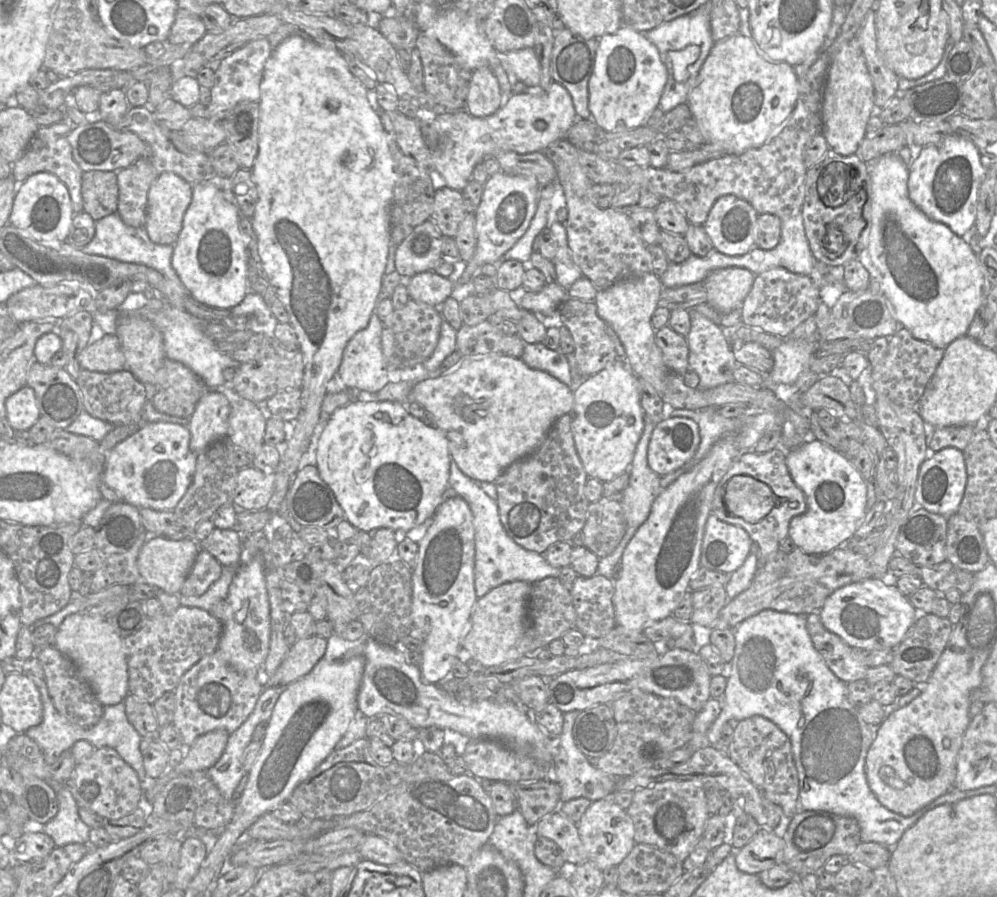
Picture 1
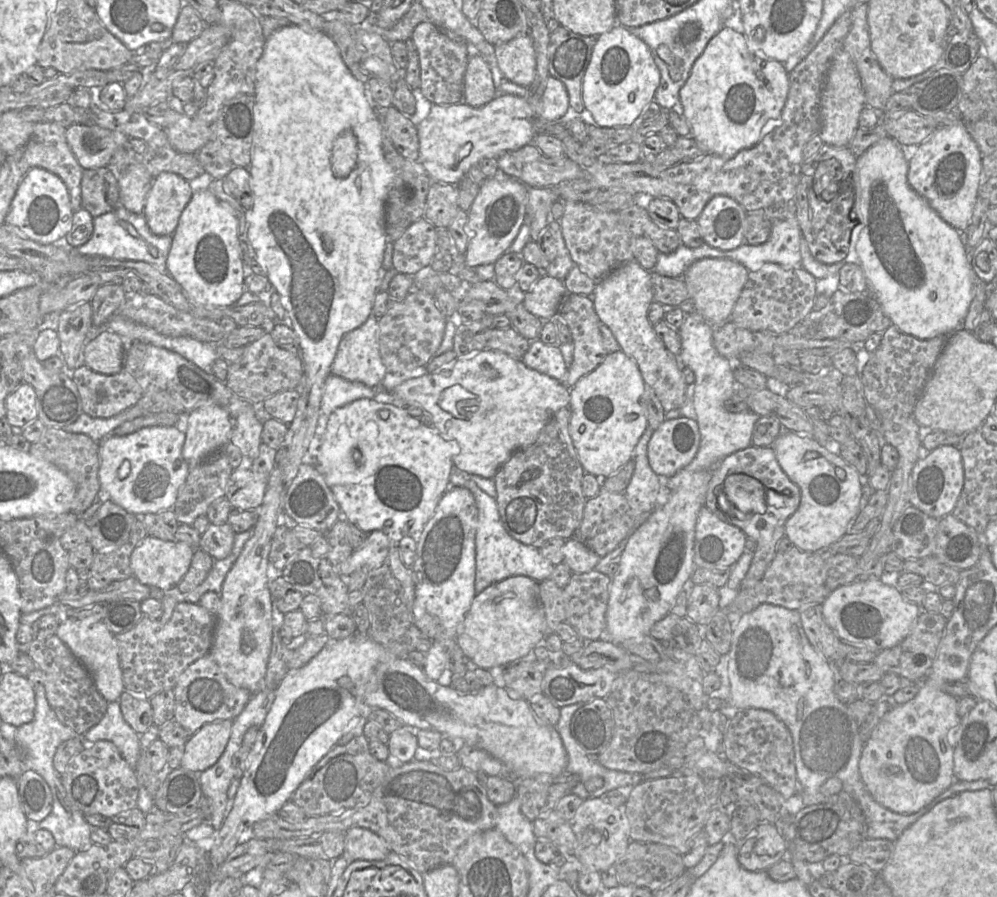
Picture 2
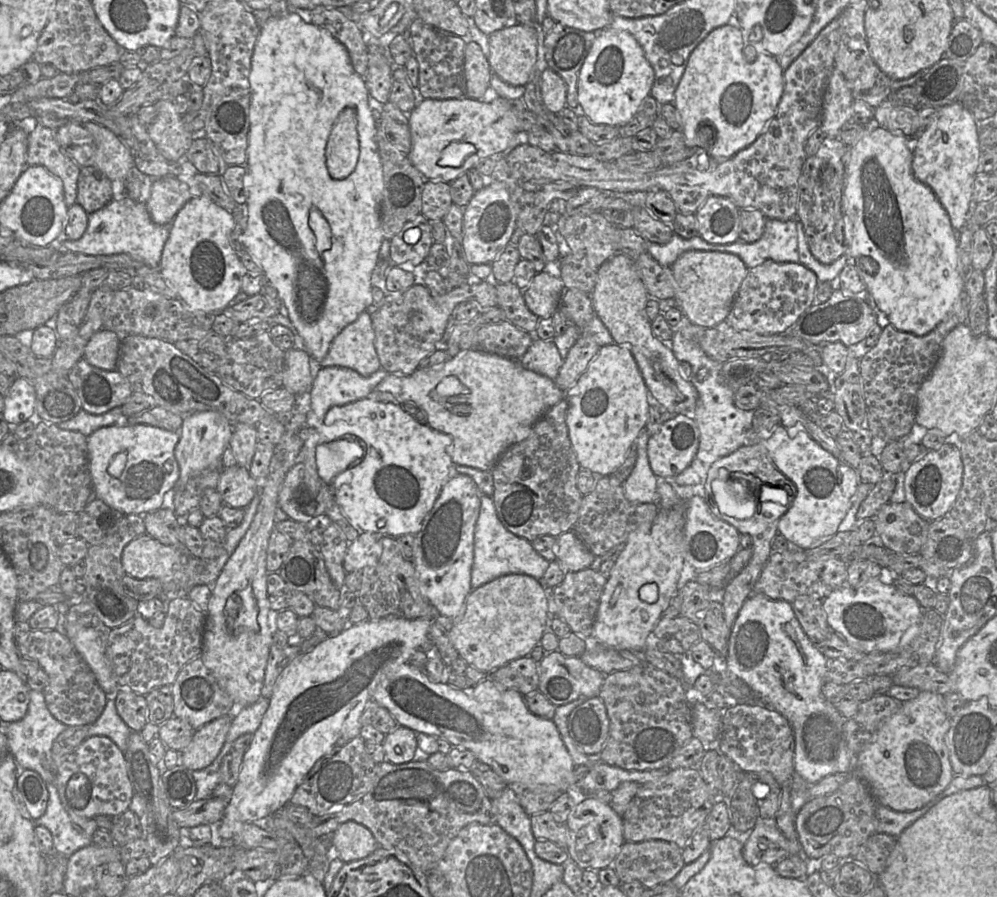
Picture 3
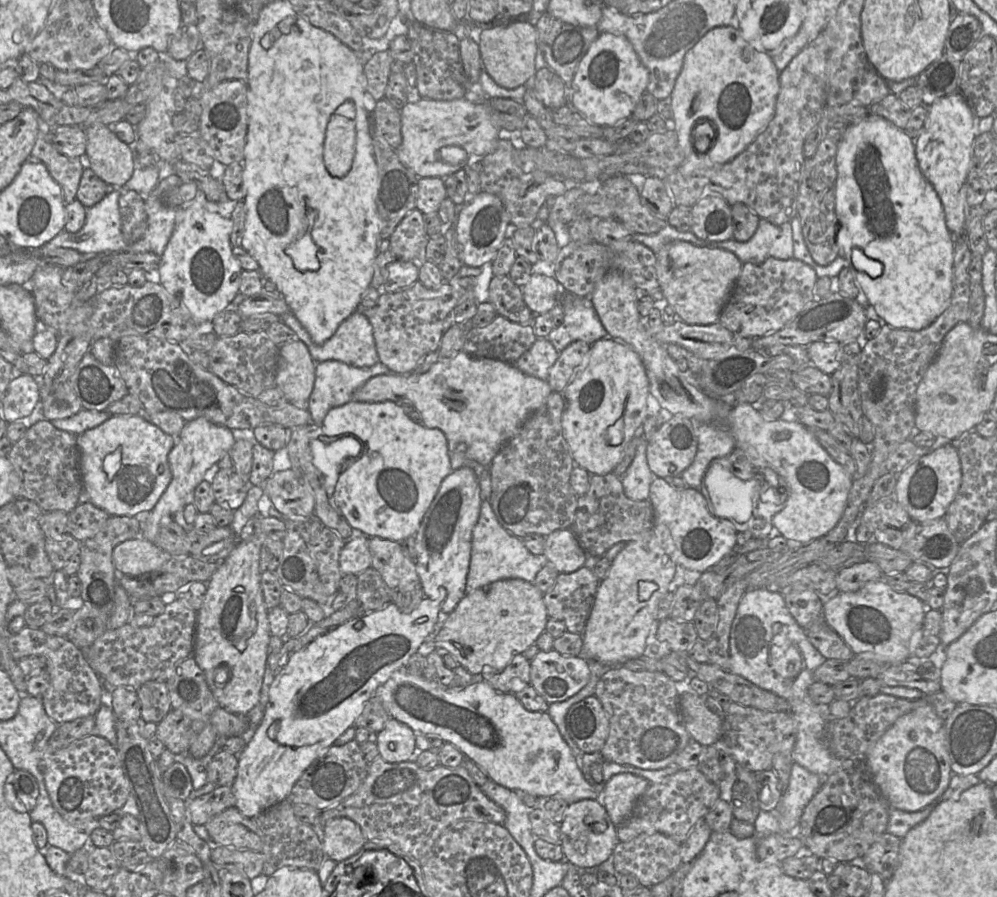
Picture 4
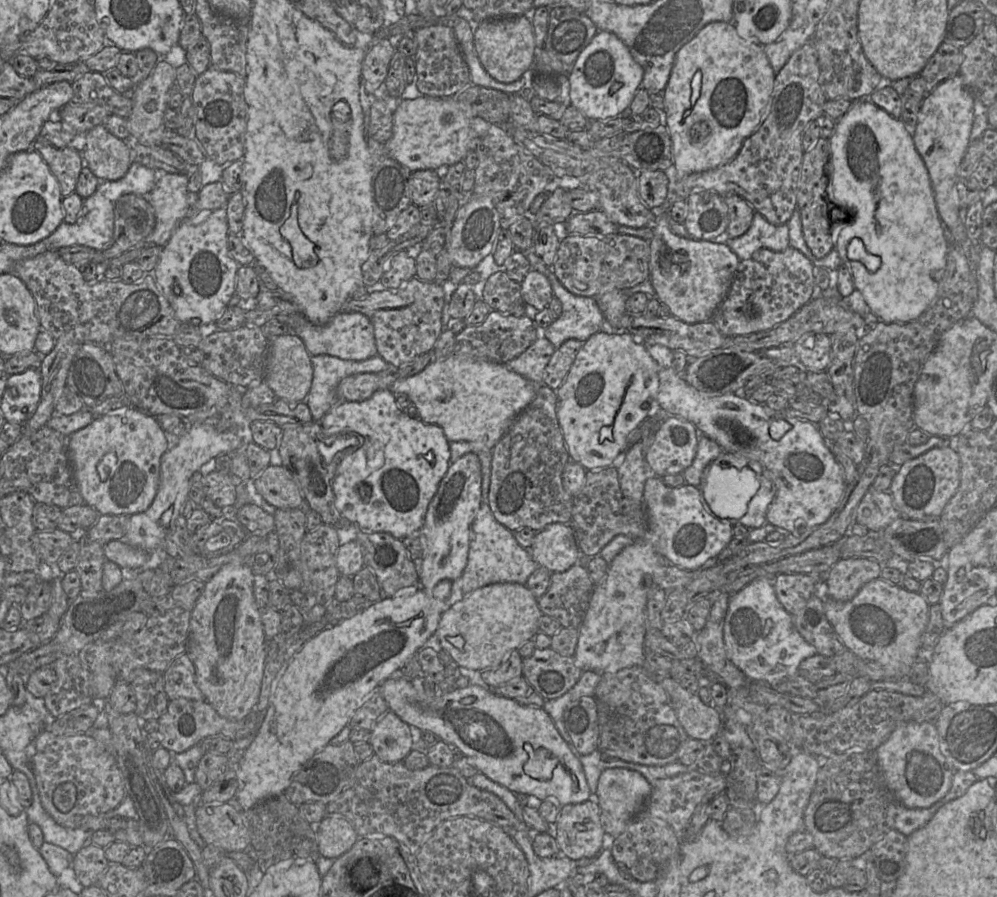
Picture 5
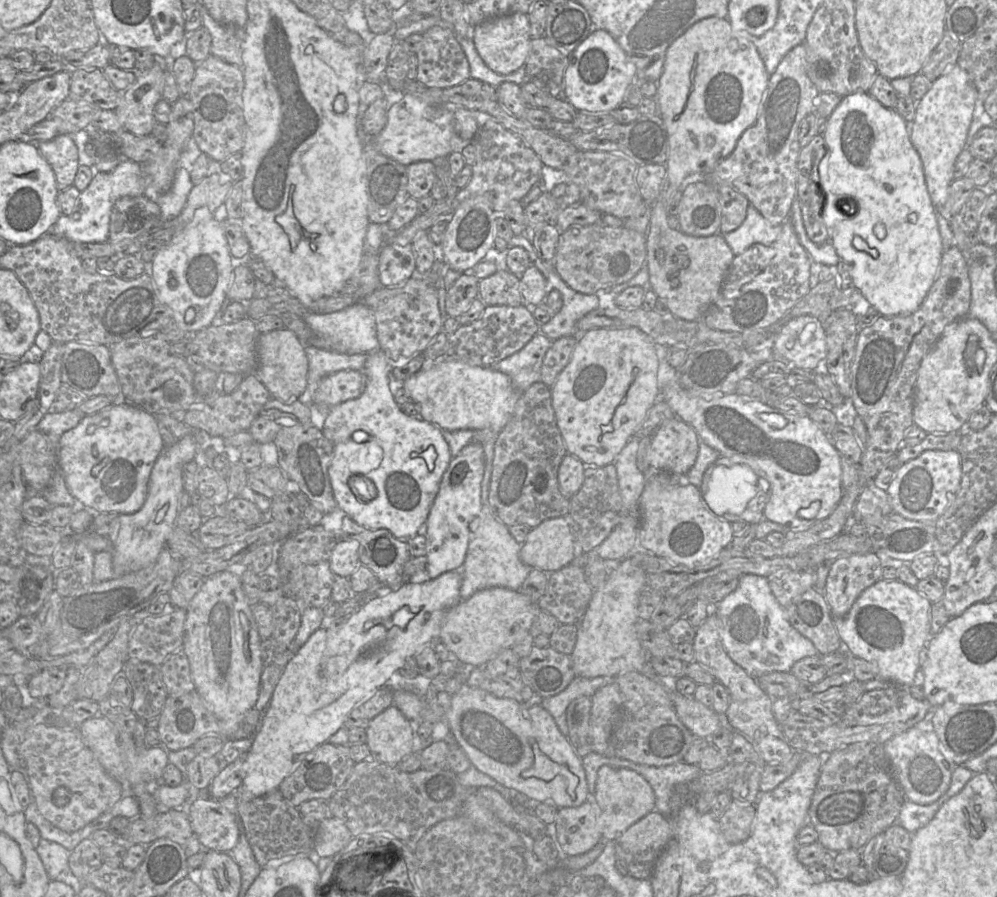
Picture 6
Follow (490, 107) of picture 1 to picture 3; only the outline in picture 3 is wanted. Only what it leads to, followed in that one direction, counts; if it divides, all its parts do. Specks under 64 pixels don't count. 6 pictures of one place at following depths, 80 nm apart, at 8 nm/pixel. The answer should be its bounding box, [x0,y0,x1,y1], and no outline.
[464,42,492,100]

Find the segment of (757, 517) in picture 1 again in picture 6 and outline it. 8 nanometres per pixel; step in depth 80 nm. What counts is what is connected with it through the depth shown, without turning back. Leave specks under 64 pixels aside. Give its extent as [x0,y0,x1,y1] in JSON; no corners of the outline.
[703,465,757,516]

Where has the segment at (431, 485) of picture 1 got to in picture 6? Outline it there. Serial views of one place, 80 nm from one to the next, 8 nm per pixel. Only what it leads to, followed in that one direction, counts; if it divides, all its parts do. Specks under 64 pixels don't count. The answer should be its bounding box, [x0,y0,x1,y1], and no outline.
[322,349,453,540]

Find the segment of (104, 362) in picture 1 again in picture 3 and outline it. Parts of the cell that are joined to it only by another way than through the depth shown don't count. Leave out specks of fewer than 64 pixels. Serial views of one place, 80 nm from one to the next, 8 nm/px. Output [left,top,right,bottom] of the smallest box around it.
[83,329,121,370]

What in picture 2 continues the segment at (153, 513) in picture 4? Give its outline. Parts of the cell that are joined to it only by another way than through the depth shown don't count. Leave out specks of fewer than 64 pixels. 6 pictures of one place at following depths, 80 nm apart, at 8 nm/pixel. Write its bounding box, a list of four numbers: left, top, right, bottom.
[182,405,233,465]

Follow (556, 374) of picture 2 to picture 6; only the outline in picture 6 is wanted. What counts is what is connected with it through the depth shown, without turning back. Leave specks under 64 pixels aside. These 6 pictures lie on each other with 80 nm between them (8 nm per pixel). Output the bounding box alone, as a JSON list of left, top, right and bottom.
[493,332,553,392]

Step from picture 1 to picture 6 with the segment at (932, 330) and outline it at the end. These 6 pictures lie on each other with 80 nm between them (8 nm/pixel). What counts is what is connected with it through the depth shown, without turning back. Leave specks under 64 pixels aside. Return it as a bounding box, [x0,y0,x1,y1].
[818,92,944,317]

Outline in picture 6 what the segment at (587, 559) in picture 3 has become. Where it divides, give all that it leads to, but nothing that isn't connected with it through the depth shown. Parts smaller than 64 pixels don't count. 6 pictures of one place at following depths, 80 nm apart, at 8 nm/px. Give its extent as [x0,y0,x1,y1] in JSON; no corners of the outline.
[520,516,575,574]

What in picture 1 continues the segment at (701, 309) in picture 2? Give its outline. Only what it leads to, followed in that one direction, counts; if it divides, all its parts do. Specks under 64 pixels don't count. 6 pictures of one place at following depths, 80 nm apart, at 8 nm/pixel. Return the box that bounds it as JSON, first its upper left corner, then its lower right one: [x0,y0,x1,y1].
[703,267,754,313]

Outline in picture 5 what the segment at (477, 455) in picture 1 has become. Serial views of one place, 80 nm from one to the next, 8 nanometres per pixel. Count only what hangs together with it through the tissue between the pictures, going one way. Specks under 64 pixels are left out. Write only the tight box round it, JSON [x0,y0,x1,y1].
[337,354,540,450]

